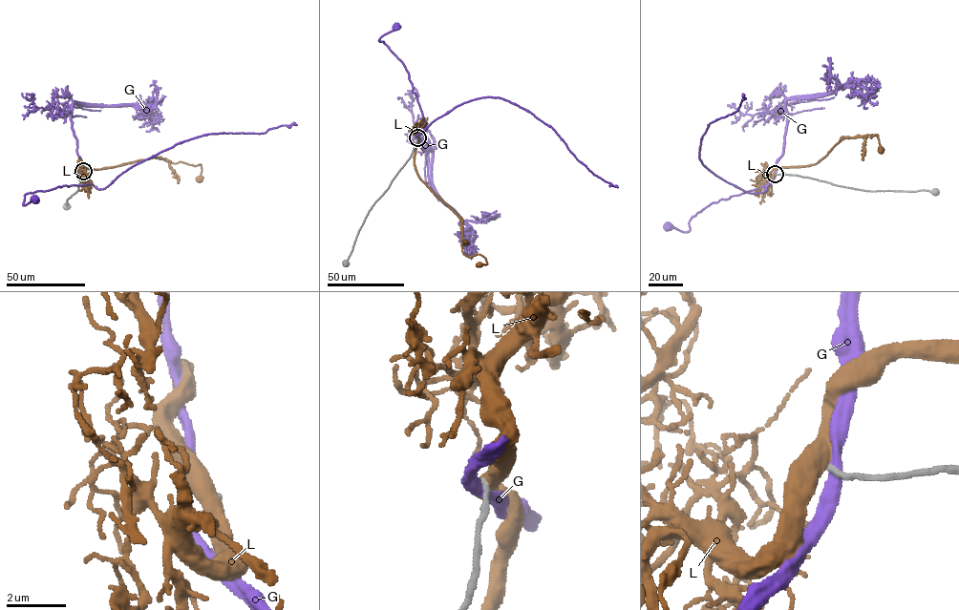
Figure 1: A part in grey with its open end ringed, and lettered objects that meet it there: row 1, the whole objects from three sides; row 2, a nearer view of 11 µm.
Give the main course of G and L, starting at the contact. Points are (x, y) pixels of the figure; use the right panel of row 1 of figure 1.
G: (775, 174), (763, 186), (711, 202), (692, 218), (689, 230), (682, 231), (669, 223), (667, 226)
L: (775, 173), (779, 167), (817, 163), (841, 139), (856, 136), (876, 134), (870, 137), (878, 136), (881, 150)

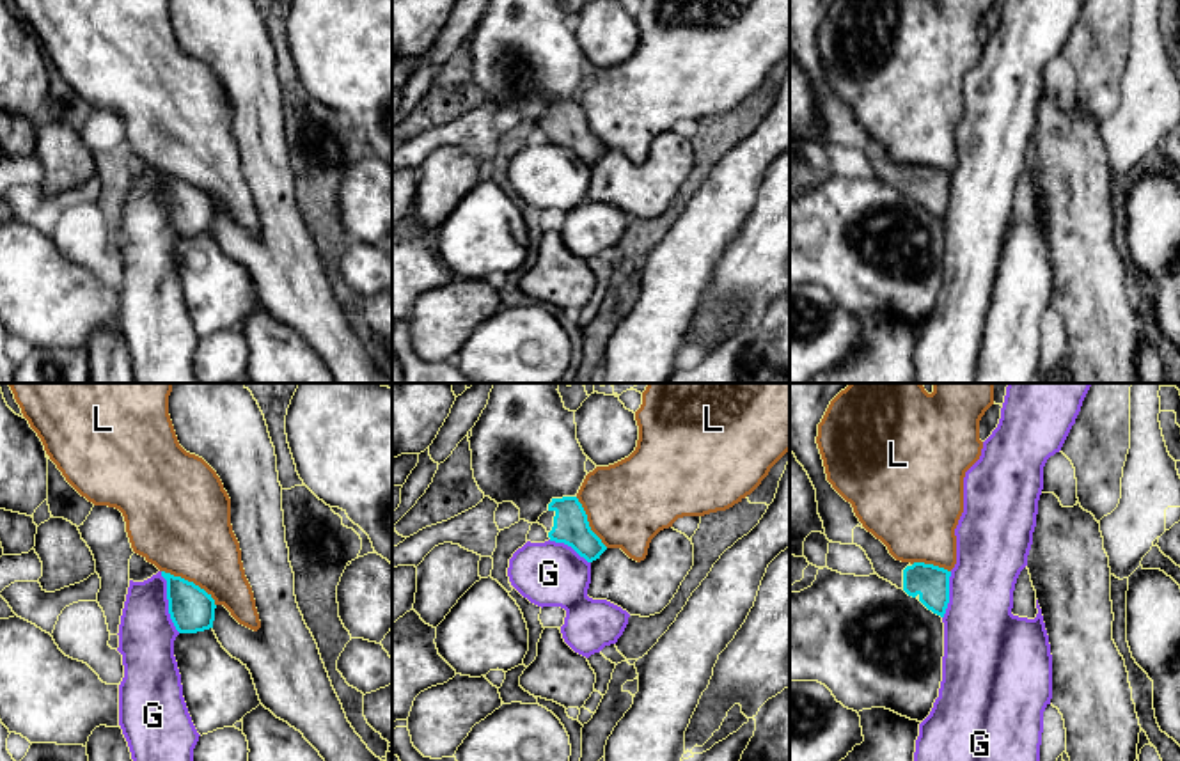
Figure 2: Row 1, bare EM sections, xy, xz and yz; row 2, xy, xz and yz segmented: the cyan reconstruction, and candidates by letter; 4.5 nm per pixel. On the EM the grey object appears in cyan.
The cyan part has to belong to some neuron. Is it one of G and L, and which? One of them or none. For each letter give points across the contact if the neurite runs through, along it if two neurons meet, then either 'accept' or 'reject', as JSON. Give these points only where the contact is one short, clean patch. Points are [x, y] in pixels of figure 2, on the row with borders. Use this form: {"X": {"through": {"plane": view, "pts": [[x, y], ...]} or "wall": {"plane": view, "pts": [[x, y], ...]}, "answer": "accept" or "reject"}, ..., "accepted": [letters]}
{"G": {"wall": {"plane": "xy", "pts": [[160, 572], [165, 580], [167, 612], [180, 632]]}, "answer": "reject"}, "L": {"answer": "reject"}, "accepted": []}

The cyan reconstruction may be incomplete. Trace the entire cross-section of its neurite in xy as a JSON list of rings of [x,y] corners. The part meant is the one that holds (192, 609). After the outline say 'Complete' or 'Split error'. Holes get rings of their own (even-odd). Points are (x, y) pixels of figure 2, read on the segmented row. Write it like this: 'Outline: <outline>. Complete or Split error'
Outline: [[[174,383],[169,415],[179,445],[216,472],[231,498],[231,525],[261,621],[261,628],[254,632],[193,582],[161,571],[176,630],[197,633],[211,628],[222,647],[250,671],[261,704],[300,731],[325,761],[382,761],[348,722],[318,644],[298,608],[275,447],[252,392],[243,383]]]. Split error

